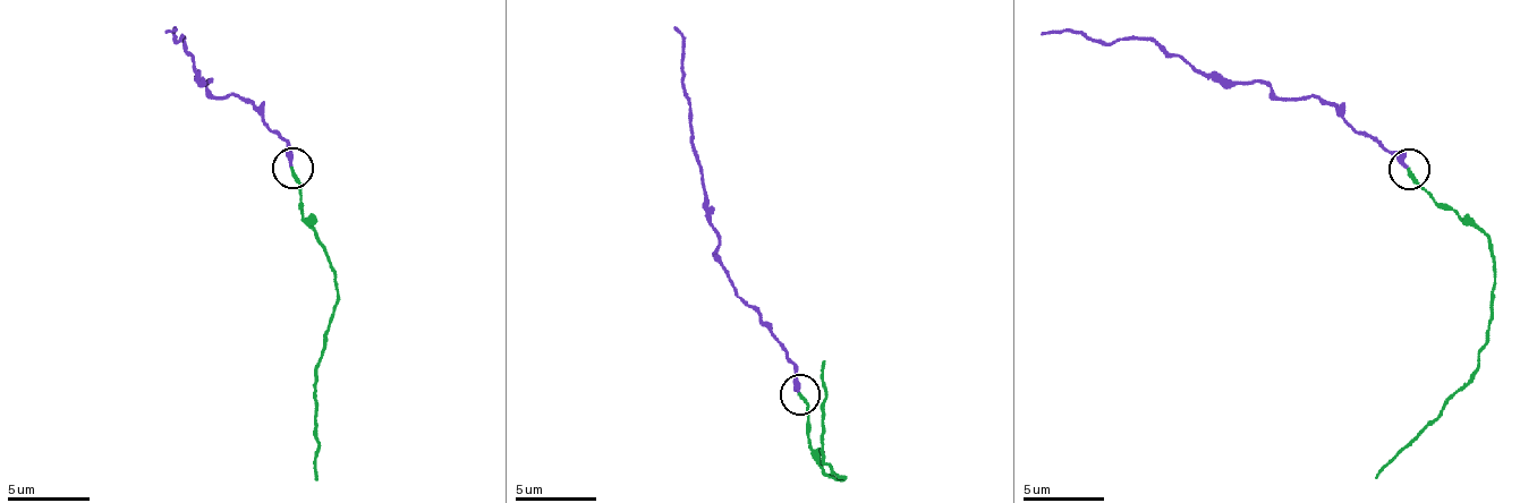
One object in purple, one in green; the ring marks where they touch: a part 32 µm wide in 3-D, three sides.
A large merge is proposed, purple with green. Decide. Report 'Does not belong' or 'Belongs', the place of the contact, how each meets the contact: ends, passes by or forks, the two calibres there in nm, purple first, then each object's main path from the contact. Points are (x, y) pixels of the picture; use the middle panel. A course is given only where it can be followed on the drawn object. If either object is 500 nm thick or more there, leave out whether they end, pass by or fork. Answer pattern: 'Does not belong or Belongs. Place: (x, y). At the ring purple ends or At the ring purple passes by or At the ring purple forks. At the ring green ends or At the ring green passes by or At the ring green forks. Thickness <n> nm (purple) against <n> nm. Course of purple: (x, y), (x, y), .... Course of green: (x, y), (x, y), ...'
Does not belong. Place: (799, 394). At the ring purple ends. At the ring green ends. Thickness 260 nm (purple) against 200 nm. Course of purple: (800, 393), (797, 369), (736, 292), (715, 252), (720, 231), (707, 219), (691, 137), (682, 36), (674, 27). Course of green: (800, 393), (809, 421), (809, 446), (825, 475), (846, 479), (825, 459), (825, 361)

